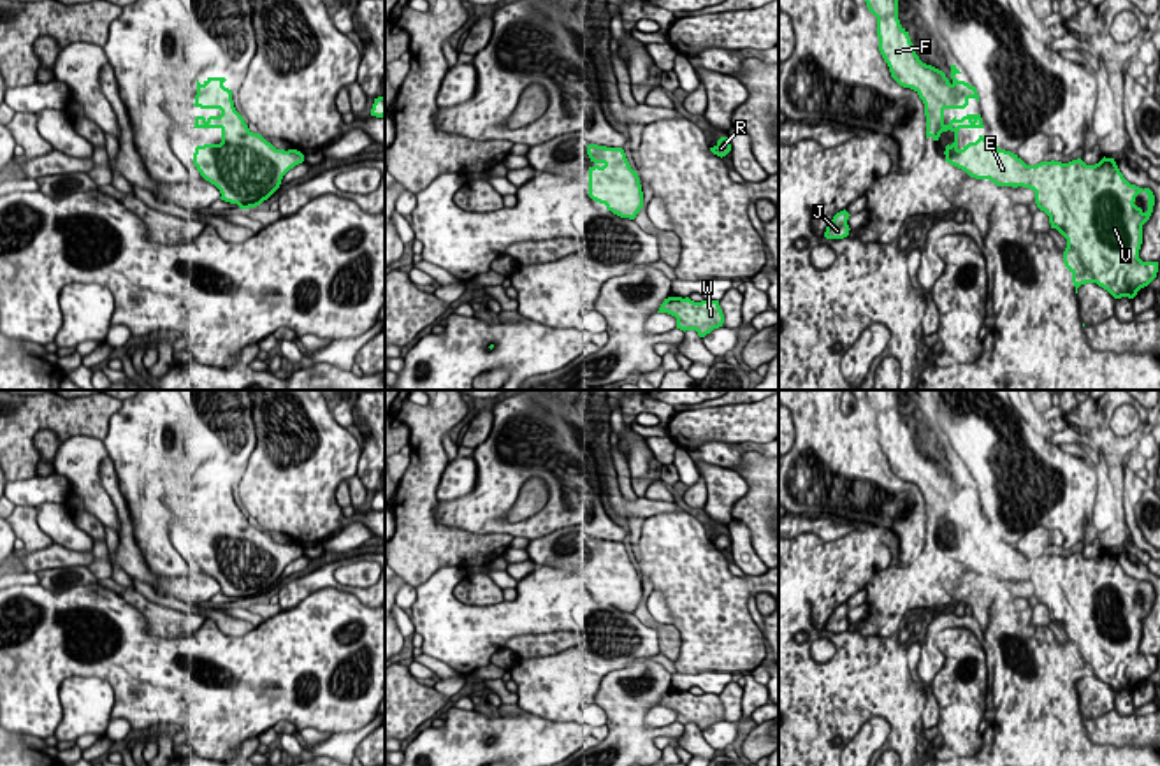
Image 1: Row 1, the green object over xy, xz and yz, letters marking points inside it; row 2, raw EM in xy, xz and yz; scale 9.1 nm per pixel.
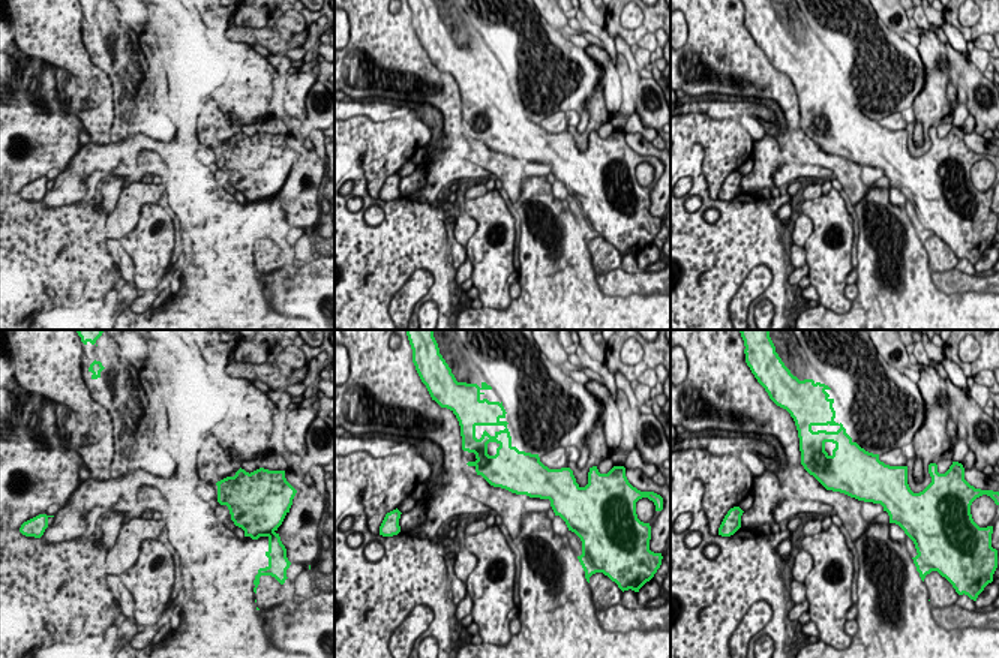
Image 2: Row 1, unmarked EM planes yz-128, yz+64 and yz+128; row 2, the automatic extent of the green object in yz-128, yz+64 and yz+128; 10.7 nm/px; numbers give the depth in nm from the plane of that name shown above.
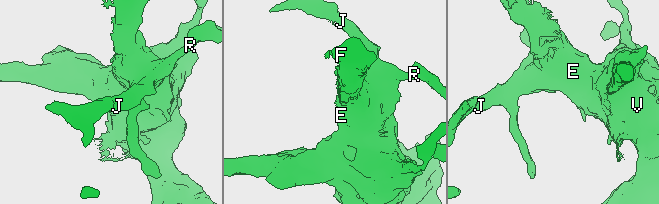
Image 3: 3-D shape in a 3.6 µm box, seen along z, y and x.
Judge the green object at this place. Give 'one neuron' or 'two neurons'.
one neuron

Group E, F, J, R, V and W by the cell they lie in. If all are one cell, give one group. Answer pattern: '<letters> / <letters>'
E F J R V W

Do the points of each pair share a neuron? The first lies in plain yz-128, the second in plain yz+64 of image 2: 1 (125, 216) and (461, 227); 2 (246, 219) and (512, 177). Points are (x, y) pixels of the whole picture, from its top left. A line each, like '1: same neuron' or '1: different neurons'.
1: same neuron
2: different neurons

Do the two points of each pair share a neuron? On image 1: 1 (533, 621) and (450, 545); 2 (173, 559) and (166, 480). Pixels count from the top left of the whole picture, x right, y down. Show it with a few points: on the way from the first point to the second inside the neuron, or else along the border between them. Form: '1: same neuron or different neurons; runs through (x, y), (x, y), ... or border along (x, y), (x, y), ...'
1: different neurons; border along (464, 566), (442, 566), (426, 582)
2: same neuron; runs through (159, 540), (159, 499)

